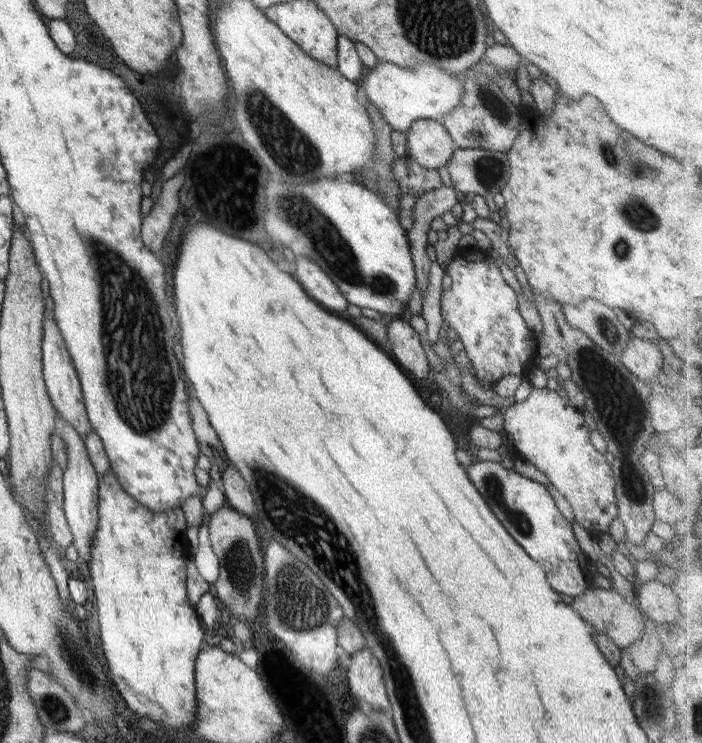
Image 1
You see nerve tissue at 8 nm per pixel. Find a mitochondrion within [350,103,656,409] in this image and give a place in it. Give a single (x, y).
(488, 170)

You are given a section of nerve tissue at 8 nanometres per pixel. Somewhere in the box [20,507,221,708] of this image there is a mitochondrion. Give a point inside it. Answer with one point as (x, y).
(78, 662)

